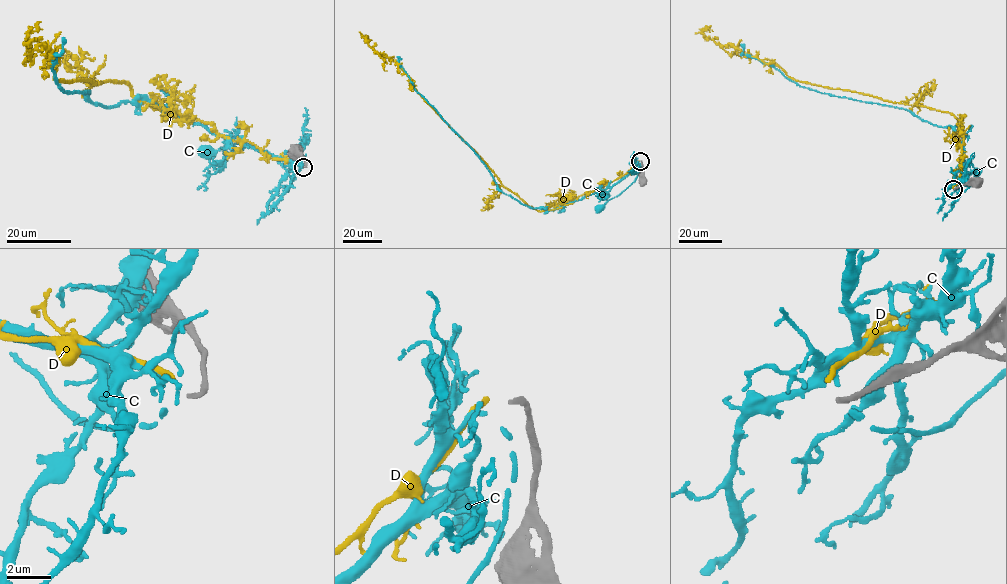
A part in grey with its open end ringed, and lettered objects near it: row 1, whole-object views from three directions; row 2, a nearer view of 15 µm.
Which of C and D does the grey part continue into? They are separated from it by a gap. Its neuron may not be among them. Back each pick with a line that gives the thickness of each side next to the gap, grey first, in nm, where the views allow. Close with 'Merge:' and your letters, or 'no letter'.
Merge: no letter

